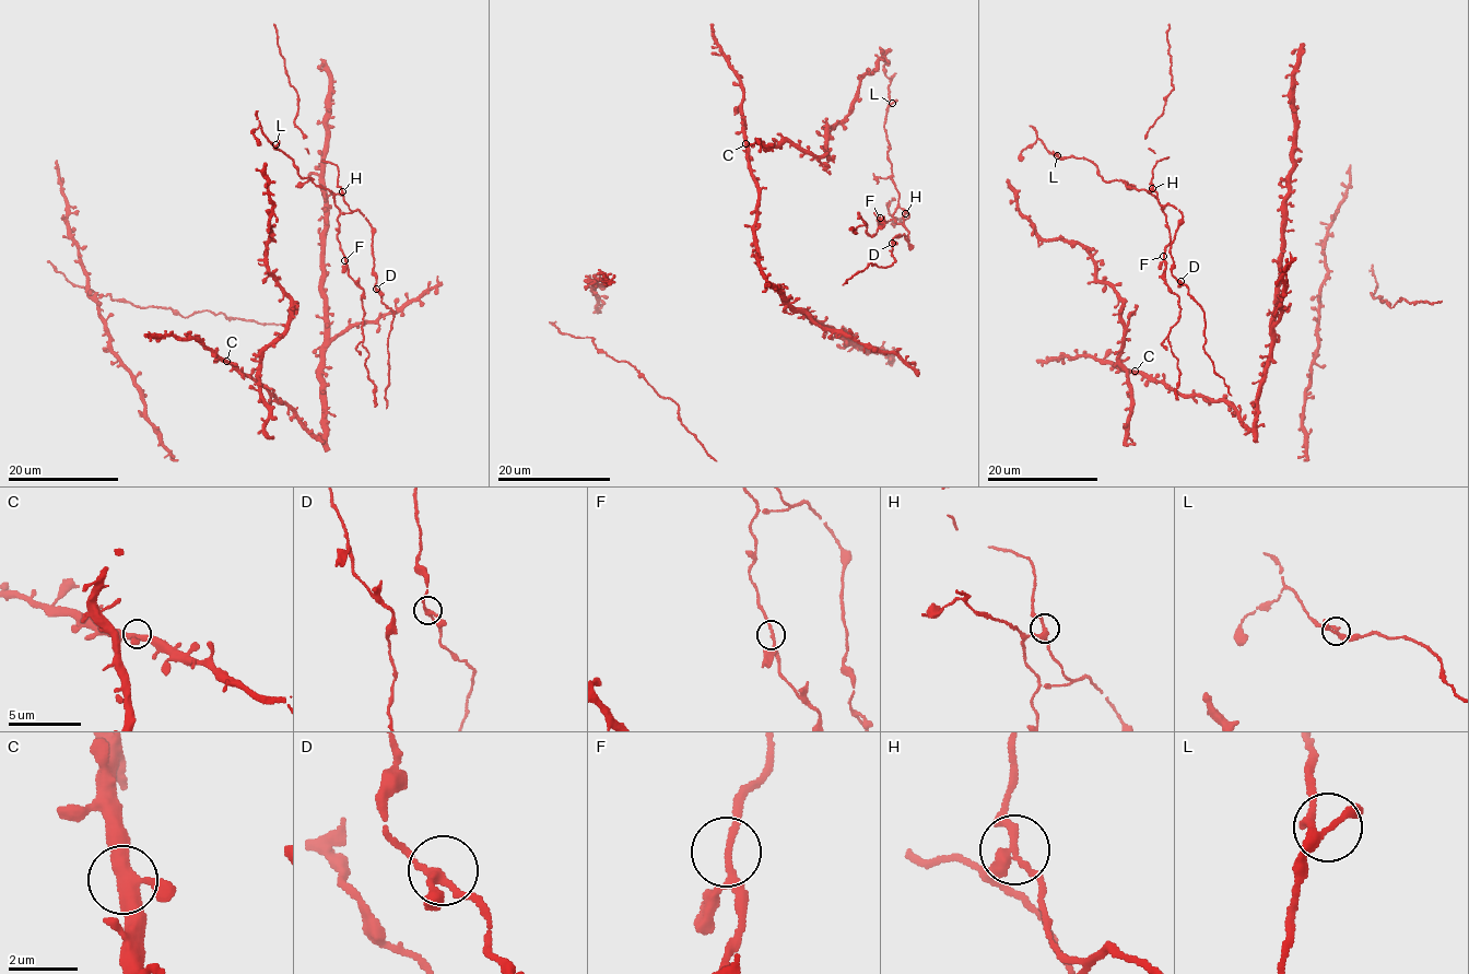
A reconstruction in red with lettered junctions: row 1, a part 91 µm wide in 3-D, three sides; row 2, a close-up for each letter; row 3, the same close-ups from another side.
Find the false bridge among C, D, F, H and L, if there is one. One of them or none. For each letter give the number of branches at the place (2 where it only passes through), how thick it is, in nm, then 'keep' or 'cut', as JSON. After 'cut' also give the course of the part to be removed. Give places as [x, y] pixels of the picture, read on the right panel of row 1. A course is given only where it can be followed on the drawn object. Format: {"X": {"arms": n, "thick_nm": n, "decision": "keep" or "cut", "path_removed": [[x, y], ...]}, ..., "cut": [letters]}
{"C": {"arms": 3, "thick_nm": 360, "decision": "keep"}, "D": {"arms": 3, "thick_nm": 200, "decision": "keep"}, "F": {"arms": 3, "thick_nm": 150, "decision": "keep"}, "H": {"arms": 3, "thick_nm": 240, "decision": "keep"}, "L": {"arms": 3, "thick_nm": 200, "decision": "keep"}, "cut": []}

